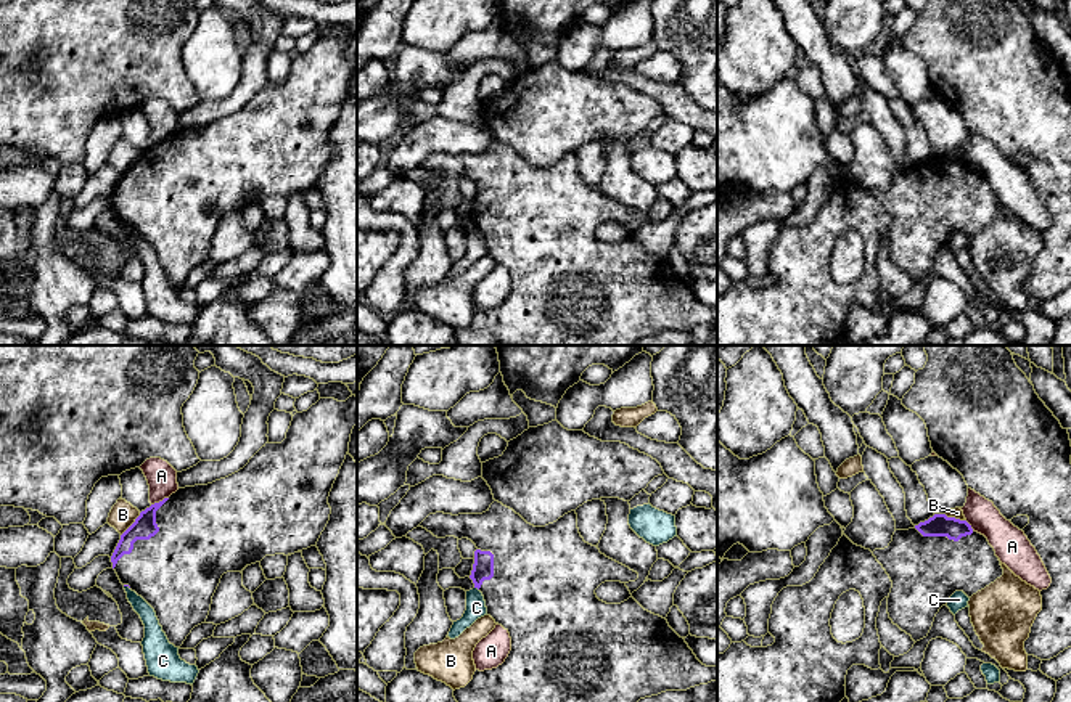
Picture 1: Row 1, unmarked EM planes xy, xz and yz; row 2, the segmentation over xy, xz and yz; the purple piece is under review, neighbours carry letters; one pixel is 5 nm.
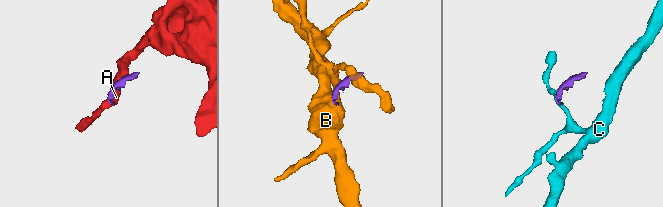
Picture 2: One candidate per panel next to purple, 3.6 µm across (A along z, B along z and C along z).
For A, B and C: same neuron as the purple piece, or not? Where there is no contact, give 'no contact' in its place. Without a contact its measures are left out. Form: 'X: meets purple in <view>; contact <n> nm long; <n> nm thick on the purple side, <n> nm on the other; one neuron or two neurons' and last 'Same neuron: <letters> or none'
A: meets purple in xy; contact 100 nm long; 120 nm thick on the purple side, 150 nm on the other; two neurons
B: meets purple in xy; contact 160 nm long; 120 nm thick on the purple side, 130 nm on the other; two neurons
C: meets purple in xz; contact 30 nm long; 110 nm thick on the purple side, 100 nm on the other; two neurons
Same neuron: none

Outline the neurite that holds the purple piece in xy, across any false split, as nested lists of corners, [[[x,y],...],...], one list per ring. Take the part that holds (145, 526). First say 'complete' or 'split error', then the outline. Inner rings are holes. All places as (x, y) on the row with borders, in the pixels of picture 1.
split error; [[[357,397],[346,402],[320,398],[307,411],[296,413],[281,443],[265,443],[238,472],[207,485],[178,488],[151,504],[121,535],[111,556],[121,583],[142,596],[156,612],[170,644],[180,647],[191,630],[206,622],[212,596],[227,572],[243,572],[265,556],[294,554],[315,546],[325,530],[331,508],[328,496],[349,451],[357,424]]]

